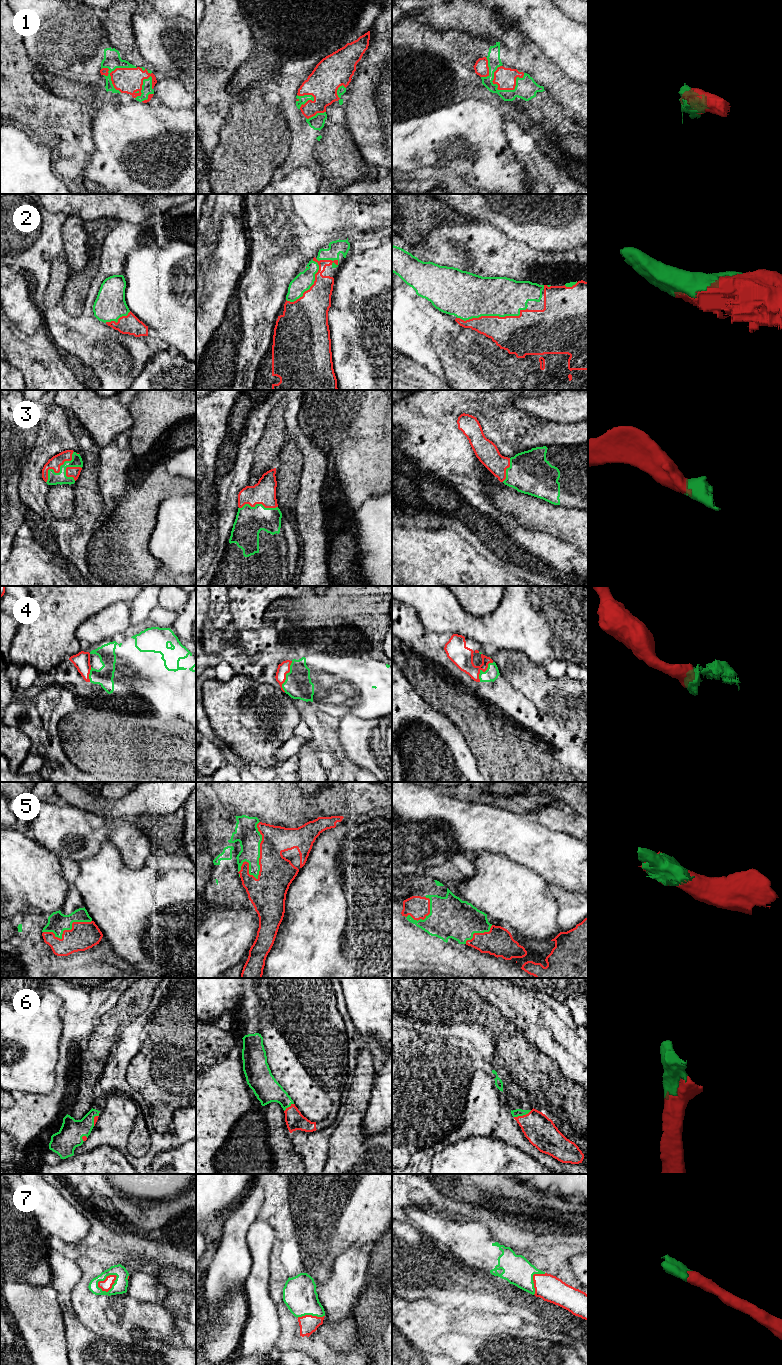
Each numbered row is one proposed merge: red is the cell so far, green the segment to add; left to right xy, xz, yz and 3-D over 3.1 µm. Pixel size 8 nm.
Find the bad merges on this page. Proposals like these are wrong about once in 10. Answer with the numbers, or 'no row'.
no row

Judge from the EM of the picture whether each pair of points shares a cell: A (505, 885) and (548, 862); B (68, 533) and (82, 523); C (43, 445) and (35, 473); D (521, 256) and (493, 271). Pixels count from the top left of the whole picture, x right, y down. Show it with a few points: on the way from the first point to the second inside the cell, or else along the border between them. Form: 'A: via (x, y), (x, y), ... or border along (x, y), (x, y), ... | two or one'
A: border along (511, 860), (533, 870), (547, 882) | two
B: border along (75, 523), (80, 531), (91, 531) | two
C: via (42, 452), (36, 466) | one
D: via (515, 263), (506, 272), (500, 272) | one

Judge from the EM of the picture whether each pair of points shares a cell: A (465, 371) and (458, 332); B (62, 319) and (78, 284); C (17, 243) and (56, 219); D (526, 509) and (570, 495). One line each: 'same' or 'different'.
A: same
B: same
C: same
D: different

